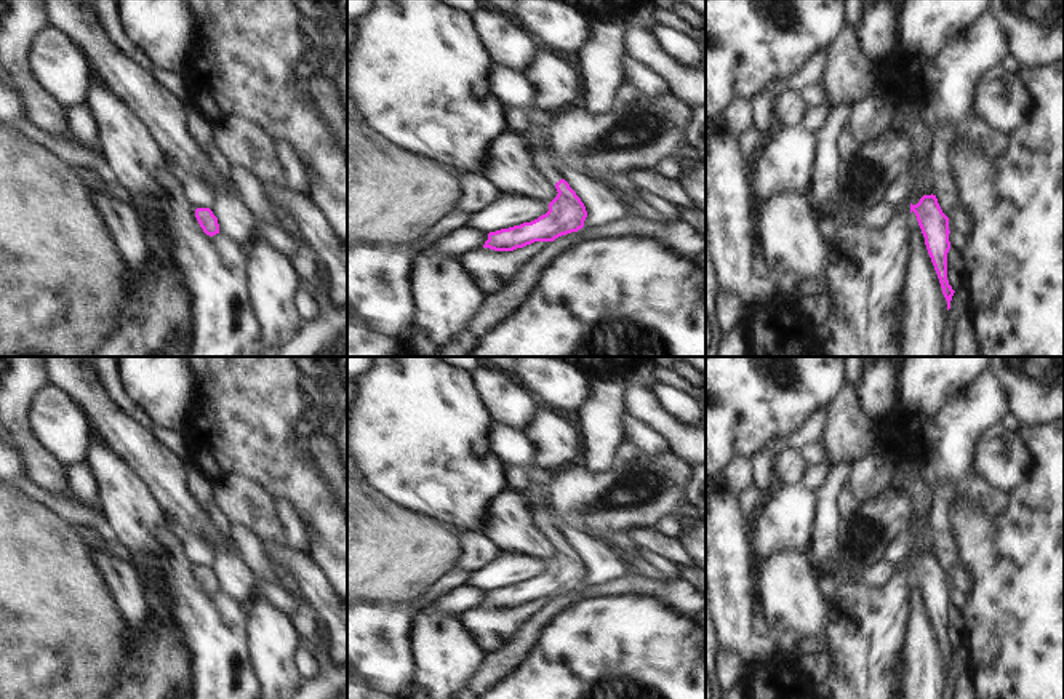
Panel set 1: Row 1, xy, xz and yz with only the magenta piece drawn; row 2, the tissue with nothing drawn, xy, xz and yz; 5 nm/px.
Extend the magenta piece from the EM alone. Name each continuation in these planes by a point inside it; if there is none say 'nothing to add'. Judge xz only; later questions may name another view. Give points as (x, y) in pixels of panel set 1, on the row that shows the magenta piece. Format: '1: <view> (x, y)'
1: xz (540, 152).

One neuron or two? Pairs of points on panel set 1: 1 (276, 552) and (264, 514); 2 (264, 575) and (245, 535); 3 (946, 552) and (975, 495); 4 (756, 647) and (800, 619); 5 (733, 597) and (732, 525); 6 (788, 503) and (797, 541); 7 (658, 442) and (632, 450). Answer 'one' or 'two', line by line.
1: two
2: one
3: one
4: two
5: one
6: one
7: two

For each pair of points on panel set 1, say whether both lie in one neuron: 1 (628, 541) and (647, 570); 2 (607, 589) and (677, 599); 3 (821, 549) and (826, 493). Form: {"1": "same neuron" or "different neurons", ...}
{"1": "same neuron", "2": "same neuron", "3": "same neuron"}

